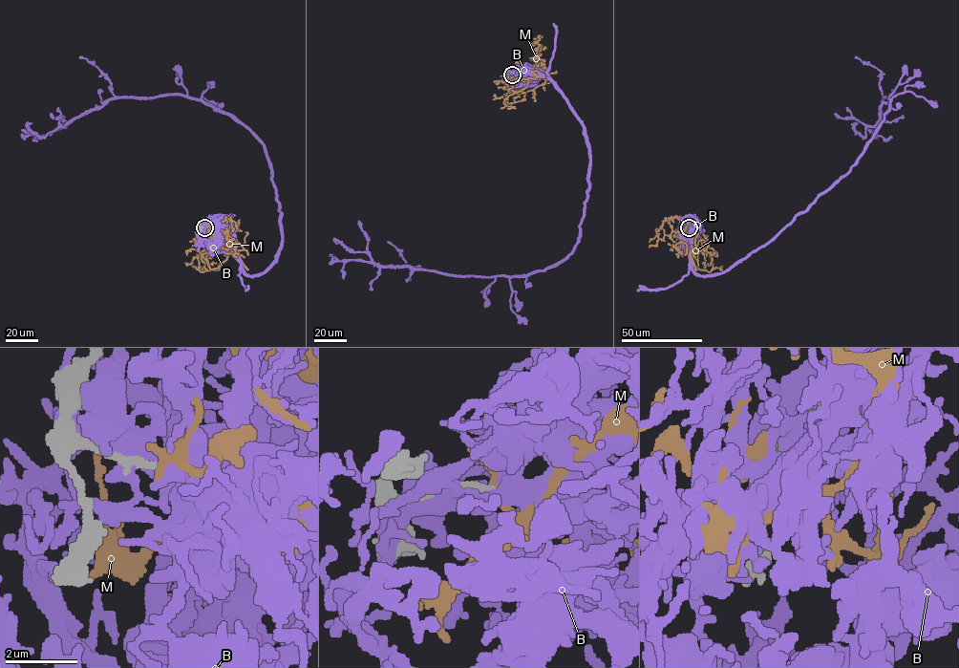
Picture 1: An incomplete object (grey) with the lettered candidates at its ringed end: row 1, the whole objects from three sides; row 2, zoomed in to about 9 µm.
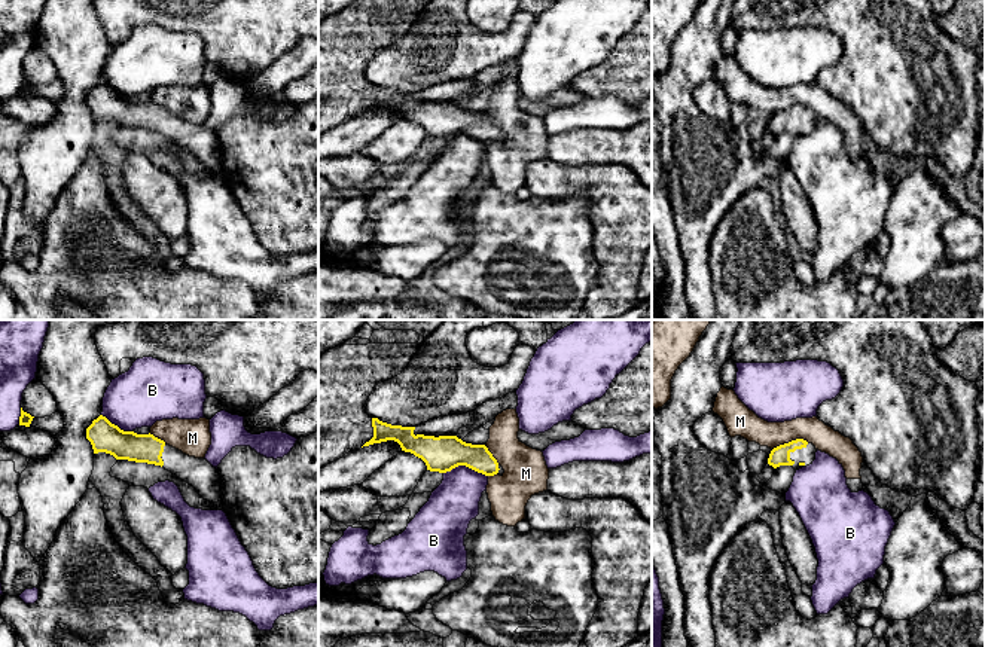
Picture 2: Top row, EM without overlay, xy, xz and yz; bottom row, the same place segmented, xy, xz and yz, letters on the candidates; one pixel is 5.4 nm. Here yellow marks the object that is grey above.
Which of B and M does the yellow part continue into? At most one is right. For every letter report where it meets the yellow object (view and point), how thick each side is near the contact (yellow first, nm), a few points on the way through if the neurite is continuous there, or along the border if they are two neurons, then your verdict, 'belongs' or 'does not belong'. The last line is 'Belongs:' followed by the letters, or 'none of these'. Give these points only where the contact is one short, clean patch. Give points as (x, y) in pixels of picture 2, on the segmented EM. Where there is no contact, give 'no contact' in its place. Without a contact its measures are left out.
B: contact xz (466, 466); calibres 200 and 260 nm; does not belong
M: contact yz (792, 441); calibres 110 and 140 nm; border yz (808, 442), (792, 439), (772, 449); does not belong
Belongs: none of these

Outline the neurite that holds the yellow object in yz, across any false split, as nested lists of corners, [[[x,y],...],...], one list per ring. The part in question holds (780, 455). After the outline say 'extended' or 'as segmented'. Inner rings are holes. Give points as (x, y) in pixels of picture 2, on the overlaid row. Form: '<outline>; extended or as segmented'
[[[796,439],[789,443],[774,448],[769,454],[768,464],[774,469],[780,466],[792,466],[795,470],[812,464],[815,460],[815,446],[803,439]]]; extended

